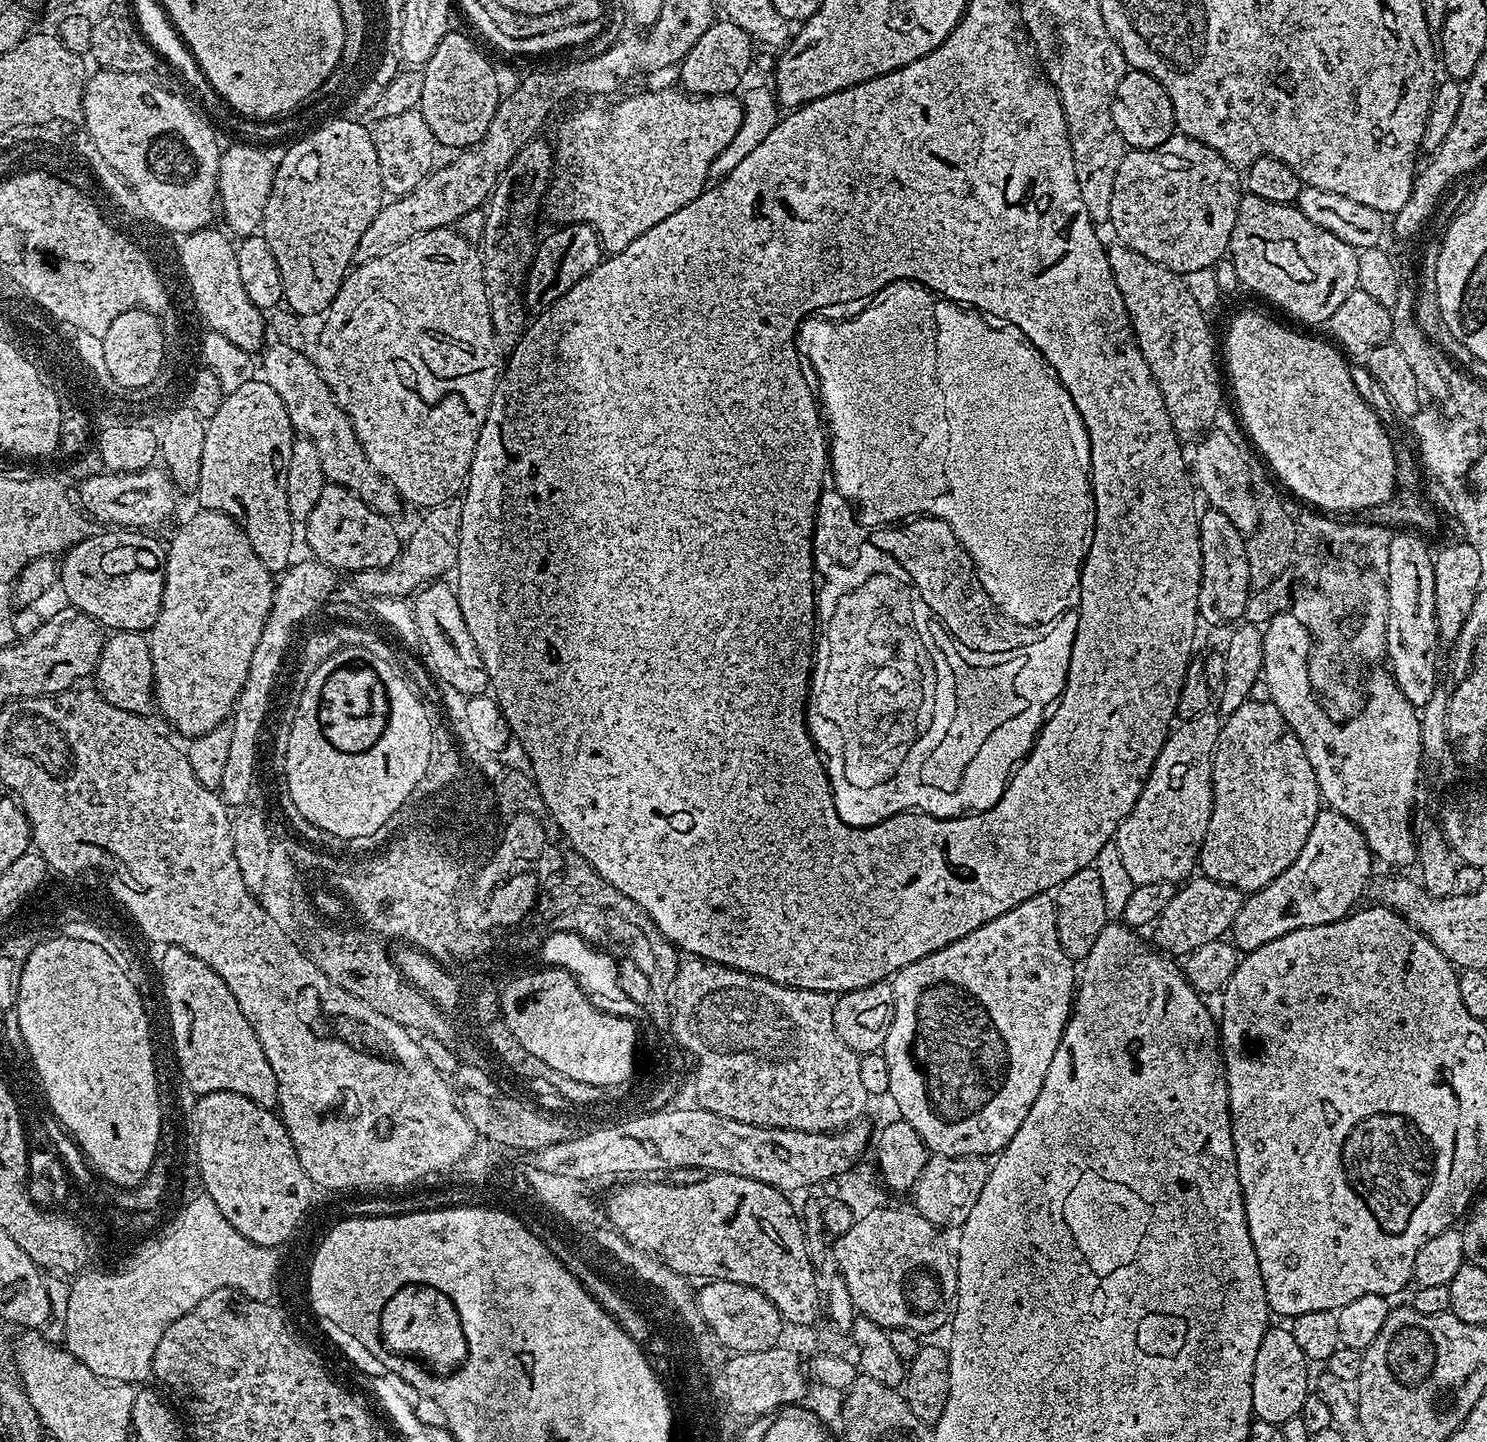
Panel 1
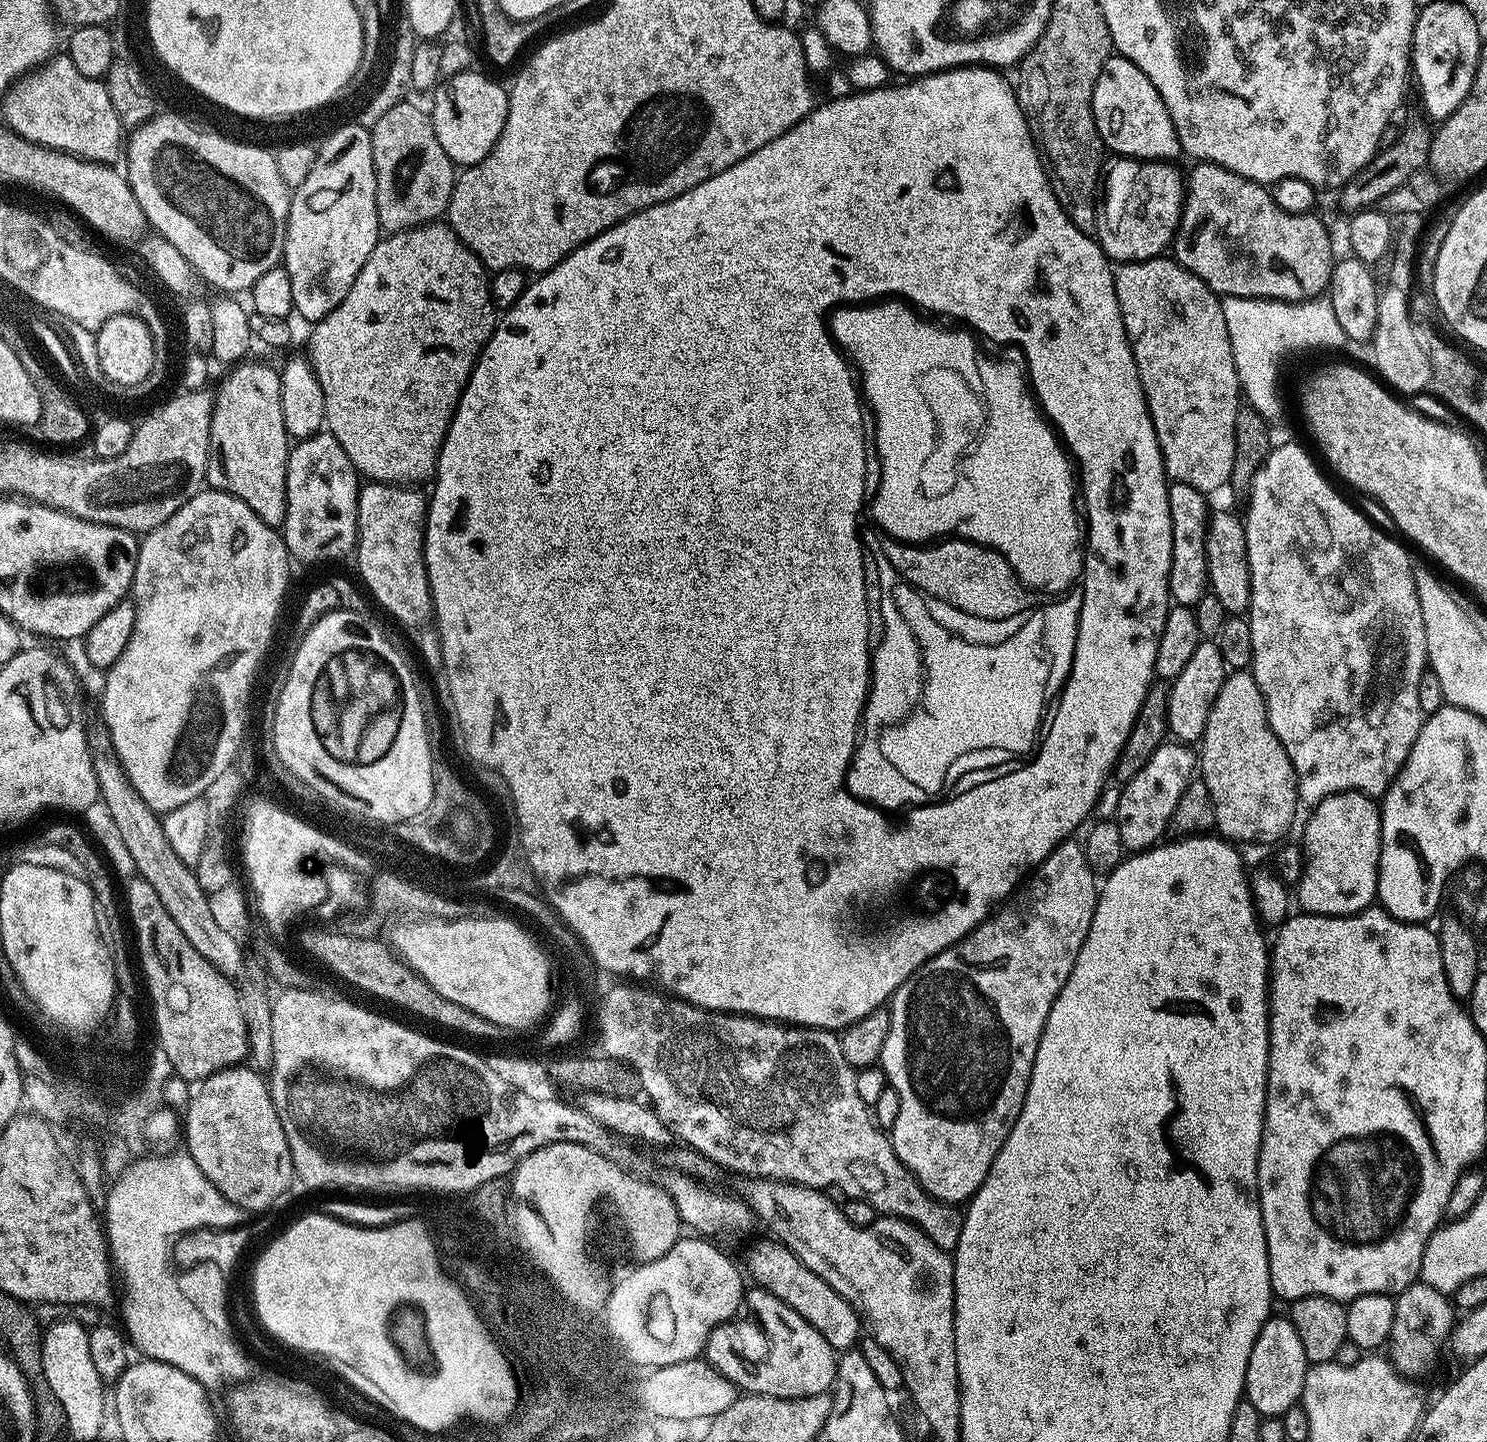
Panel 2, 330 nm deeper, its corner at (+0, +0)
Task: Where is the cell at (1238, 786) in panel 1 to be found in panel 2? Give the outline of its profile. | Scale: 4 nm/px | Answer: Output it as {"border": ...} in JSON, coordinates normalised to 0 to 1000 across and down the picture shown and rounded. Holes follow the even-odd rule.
{"border":[[[829,465],[825,467],[822,473],[822,476],[819,479],[819,484],[816,487],[816,490],[812,496],[811,501],[811,506],[808,512],[806,516],[806,535],[811,542],[811,546],[814,548],[814,553],[815,554],[815,560],[818,562],[817,574],[820,575],[828,583],[835,584],[834,583],[858,583],[866,574],[869,571],[869,568],[872,566],[872,558],[873,558],[873,550],[872,549],[872,535],[868,528],[868,526],[865,523],[865,520],[862,517],[862,515],[859,515],[859,512],[857,509],[857,506],[853,502],[853,493],[850,489],[850,482],[847,481],[846,473],[843,470],[841,465],[839,465]]]}

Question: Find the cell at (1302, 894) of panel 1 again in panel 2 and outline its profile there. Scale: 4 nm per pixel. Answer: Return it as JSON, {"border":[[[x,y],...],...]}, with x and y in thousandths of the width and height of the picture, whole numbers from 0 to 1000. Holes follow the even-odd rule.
{"border":[[[898,549],[888,555],[882,561],[882,567],[880,569],[880,572],[877,574],[877,583],[876,587],[878,592],[878,601],[876,603],[876,607],[873,614],[874,618],[874,627],[878,633],[884,635],[911,635],[913,632],[917,632],[926,623],[927,614],[928,612],[928,564],[929,560],[923,553],[917,551],[917,549]]]}

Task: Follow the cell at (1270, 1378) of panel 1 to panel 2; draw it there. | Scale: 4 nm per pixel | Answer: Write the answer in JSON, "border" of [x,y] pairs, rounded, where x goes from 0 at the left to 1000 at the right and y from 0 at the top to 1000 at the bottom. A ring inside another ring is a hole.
{"border":[[[856,911],[849,920],[846,931],[843,931],[843,936],[841,936],[837,968],[842,973],[843,978],[847,979],[848,983],[863,983],[865,978],[872,976],[880,948],[878,936],[876,936],[873,922],[870,922],[868,915],[866,912]]]}

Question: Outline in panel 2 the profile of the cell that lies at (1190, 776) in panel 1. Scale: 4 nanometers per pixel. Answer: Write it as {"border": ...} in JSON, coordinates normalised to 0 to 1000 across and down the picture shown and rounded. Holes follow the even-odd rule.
{"border":[[[783,515],[781,516],[779,520],[776,520],[773,528],[771,528],[771,531],[768,531],[768,534],[765,534],[765,537],[763,537],[763,540],[759,544],[755,544],[754,549],[756,550],[754,551],[753,558],[751,559],[751,564],[749,564],[750,570],[755,576],[757,589],[771,589],[782,580],[780,579],[783,576],[786,576],[788,565],[795,553],[795,548],[798,548],[798,545],[803,540],[805,533],[806,527],[801,518],[793,515]]]}

